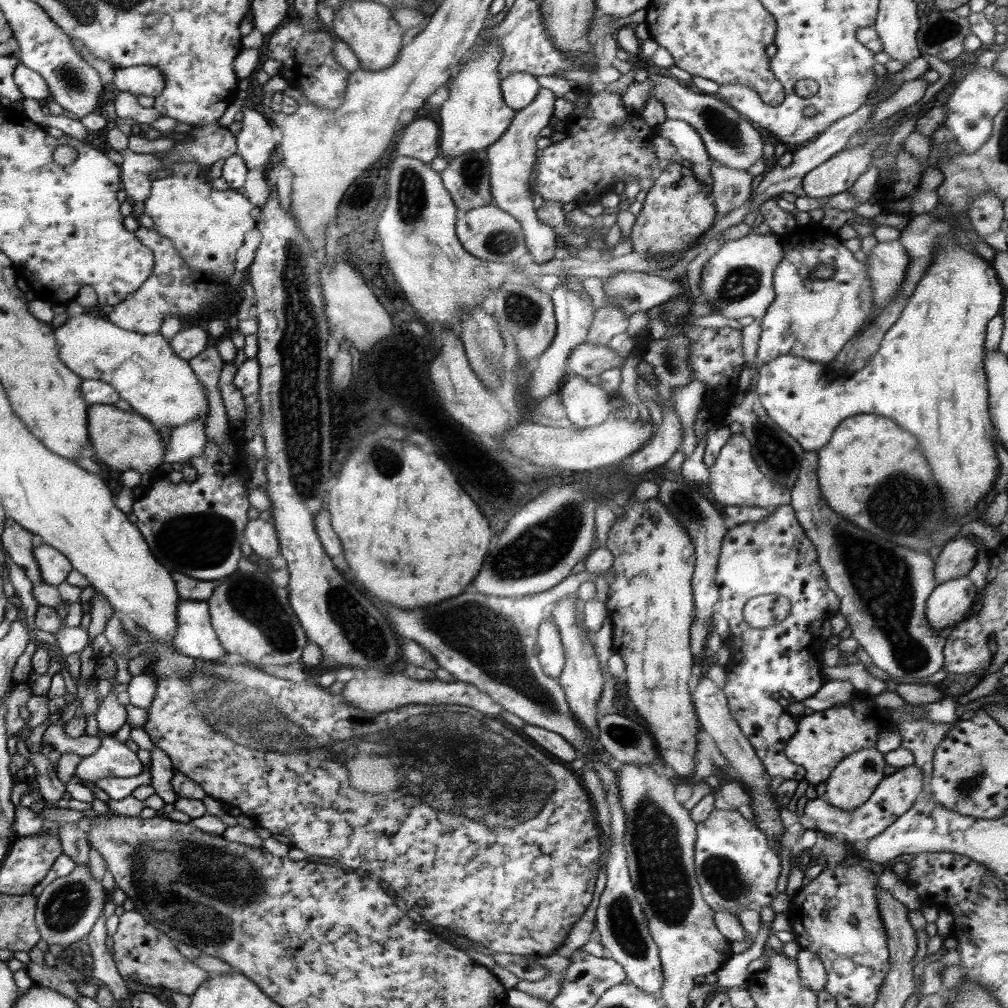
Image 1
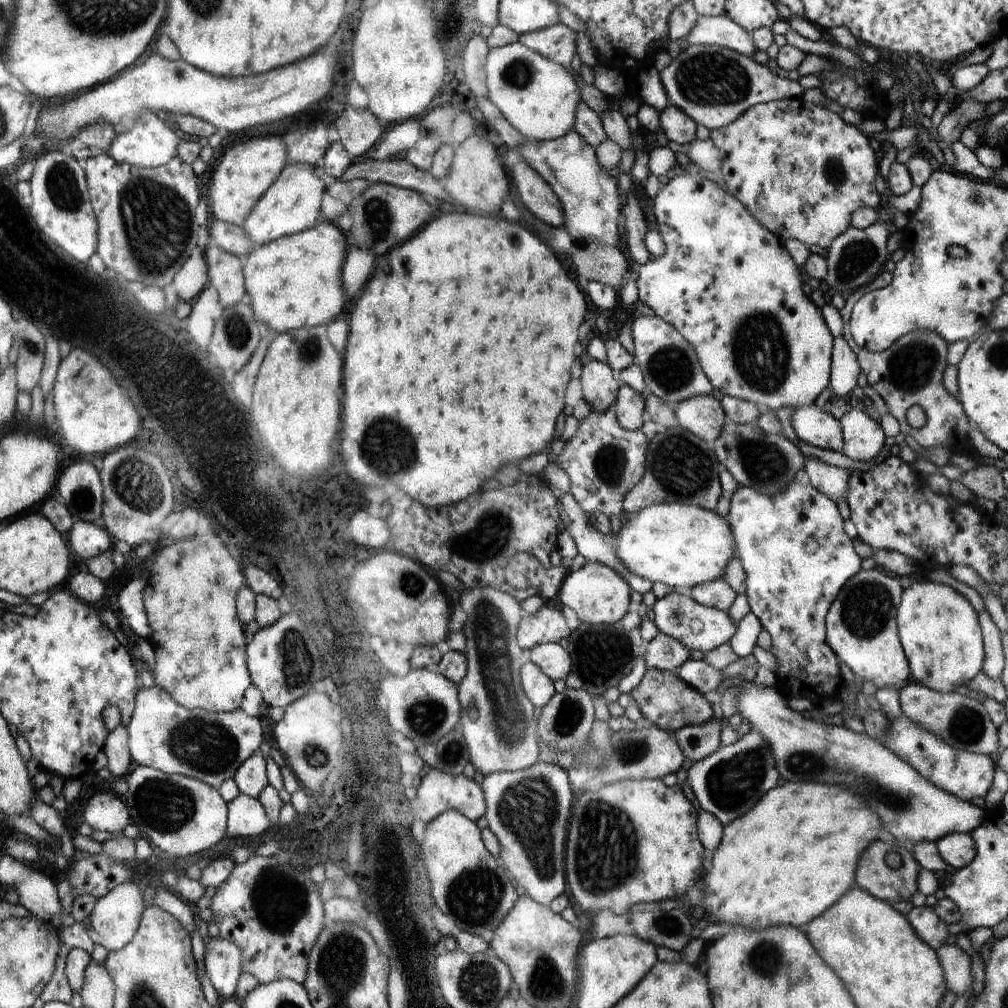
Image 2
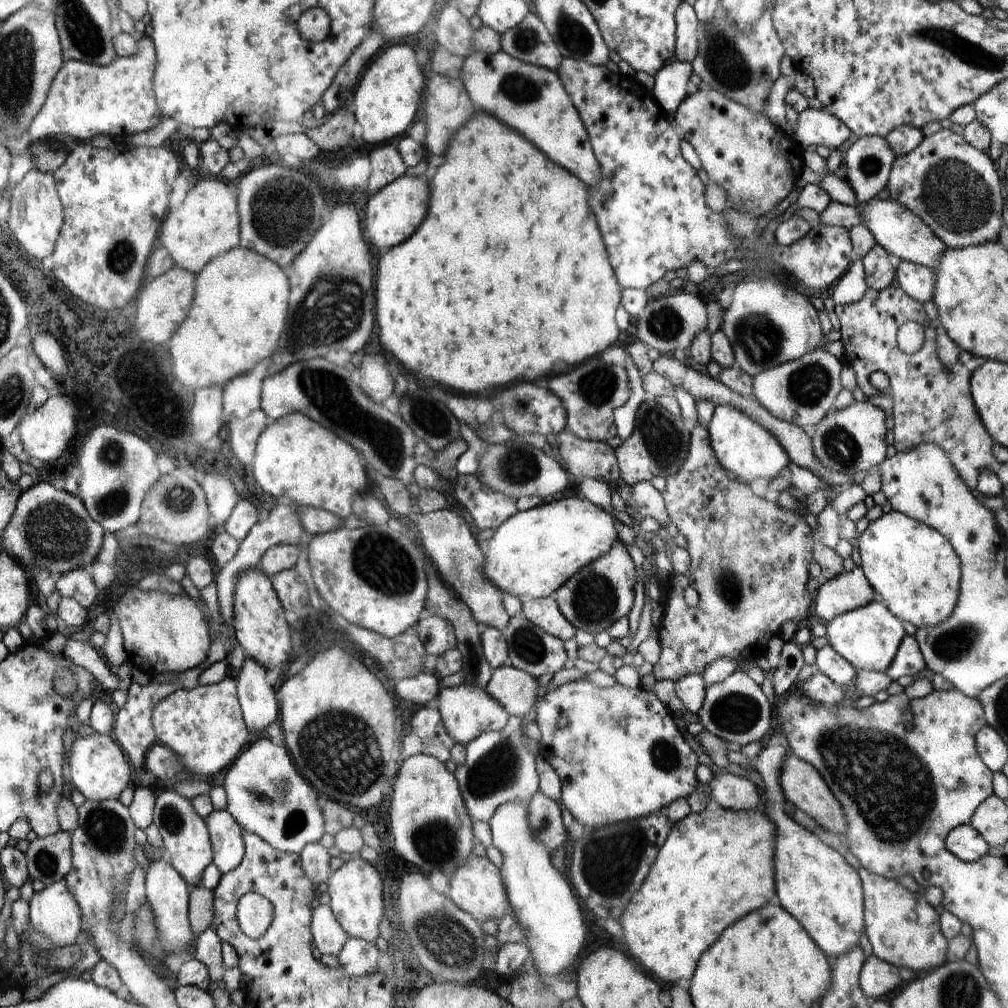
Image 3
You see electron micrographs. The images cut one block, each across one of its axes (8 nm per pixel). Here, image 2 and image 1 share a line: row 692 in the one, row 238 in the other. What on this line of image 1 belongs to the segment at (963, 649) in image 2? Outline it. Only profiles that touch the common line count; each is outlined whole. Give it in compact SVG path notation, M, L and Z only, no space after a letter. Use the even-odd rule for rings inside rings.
M941 238L930 268L906 301L900 319L882 337L880 349L864 369L856 371L844 382L831 377L828 366L803 357L780 355L762 364L754 390L768 416L786 434L793 436L806 452L817 453L844 418L855 414L878 414L891 418L917 438L918 448L928 460L932 478L945 500L945 516L949 520L963 522L968 512L976 510L980 498L993 489L998 467L1001 466L989 413L984 344L987 324L1000 312L1005 296L1006 292L990 262L954 238Z

